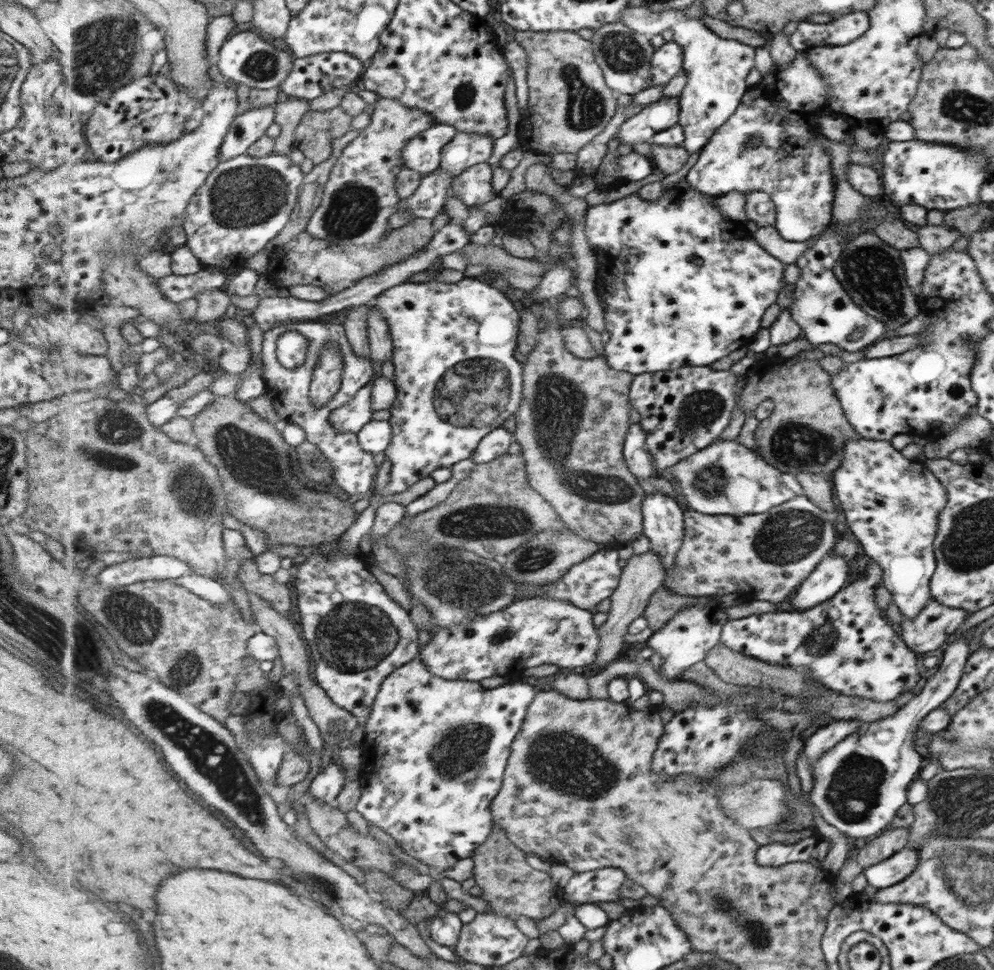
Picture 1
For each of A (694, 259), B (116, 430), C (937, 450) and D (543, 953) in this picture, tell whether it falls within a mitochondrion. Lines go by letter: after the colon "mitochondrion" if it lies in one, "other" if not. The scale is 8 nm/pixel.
A: other
B: mitochondrion
C: other
D: other

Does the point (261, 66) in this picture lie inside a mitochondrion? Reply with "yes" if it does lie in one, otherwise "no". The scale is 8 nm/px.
yes

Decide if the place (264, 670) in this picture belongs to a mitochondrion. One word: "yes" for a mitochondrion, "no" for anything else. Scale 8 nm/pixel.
no

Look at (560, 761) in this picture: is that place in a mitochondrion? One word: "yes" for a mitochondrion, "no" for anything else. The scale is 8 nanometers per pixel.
yes

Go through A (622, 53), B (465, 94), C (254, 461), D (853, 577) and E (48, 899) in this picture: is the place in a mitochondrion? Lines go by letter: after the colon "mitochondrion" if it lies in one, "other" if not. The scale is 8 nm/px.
A: mitochondrion
B: mitochondrion
C: mitochondrion
D: other
E: other

